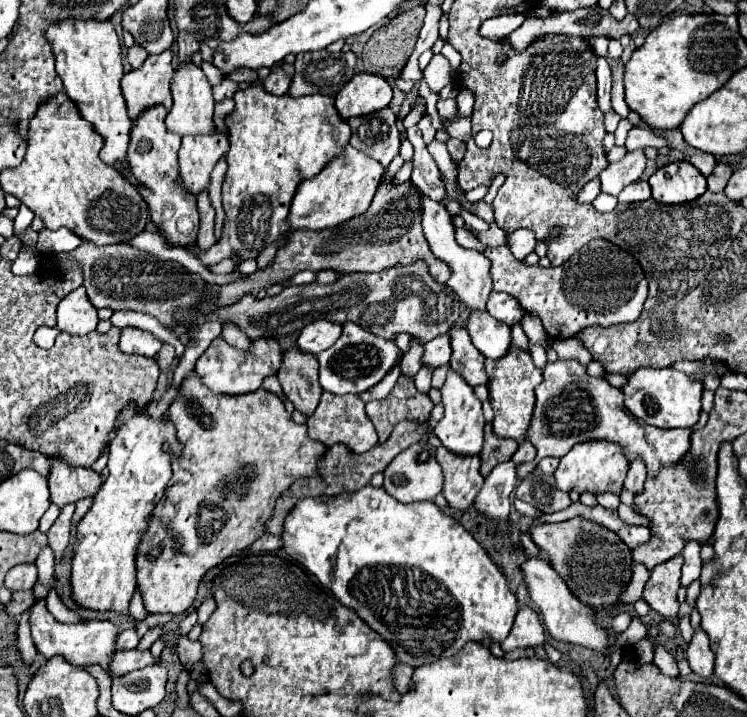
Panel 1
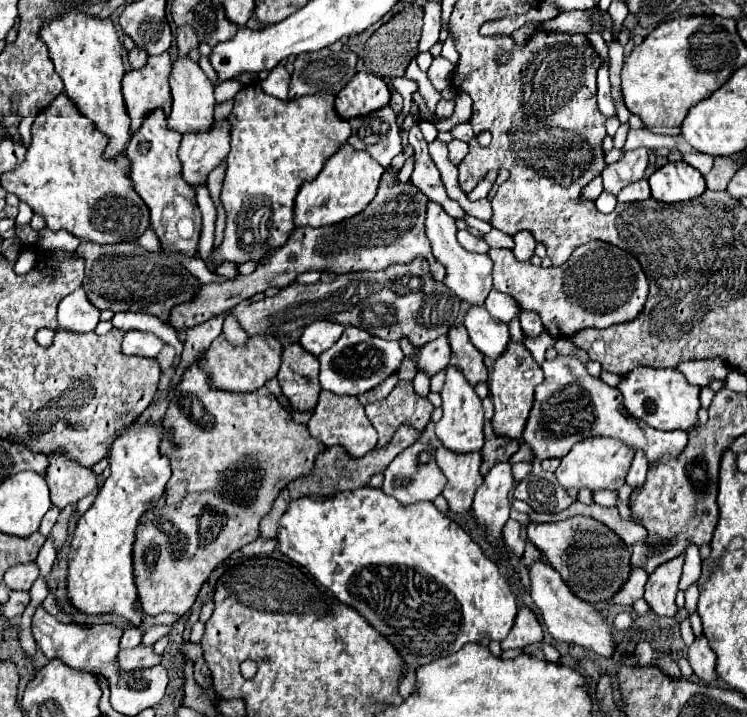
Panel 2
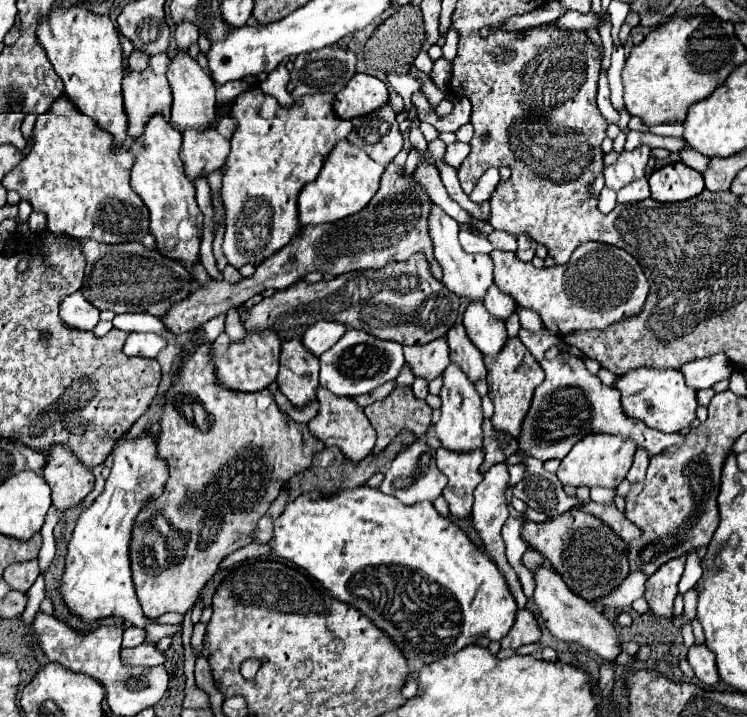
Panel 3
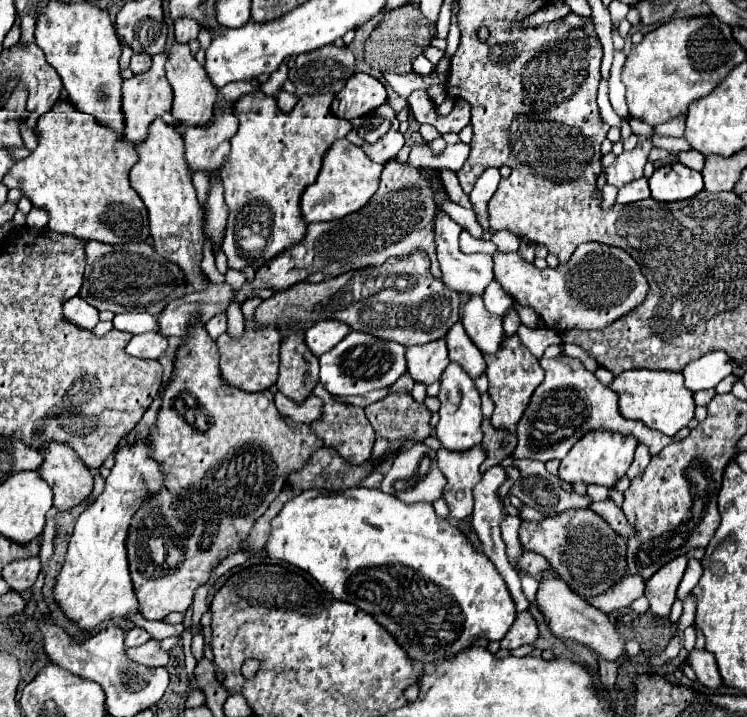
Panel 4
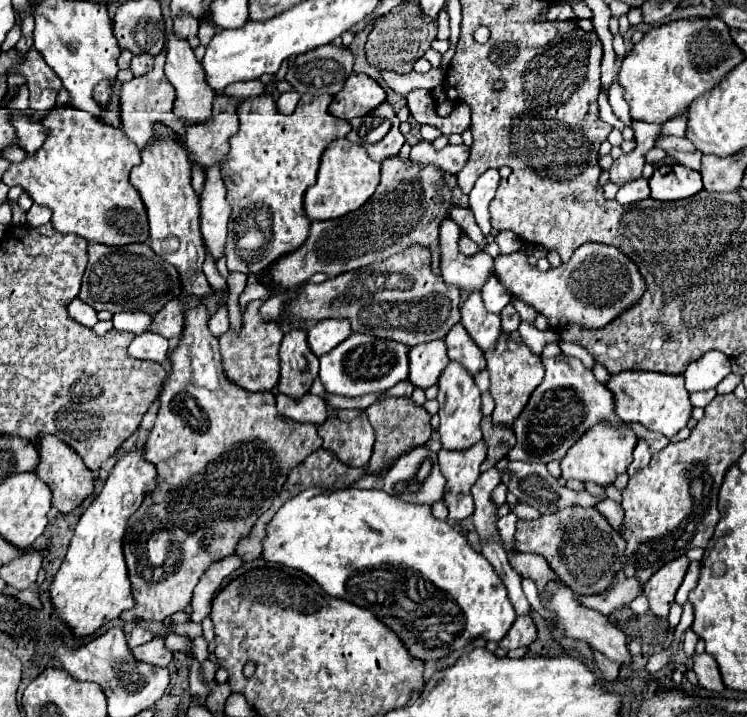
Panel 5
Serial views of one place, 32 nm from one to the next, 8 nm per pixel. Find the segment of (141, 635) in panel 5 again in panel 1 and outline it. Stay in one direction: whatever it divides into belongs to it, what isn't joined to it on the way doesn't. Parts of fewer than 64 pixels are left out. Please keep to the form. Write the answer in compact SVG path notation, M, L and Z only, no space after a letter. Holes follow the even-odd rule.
M132 628L132 630L120 632L116 646L118 646L120 650L132 650L132 648L138 646L138 642L140 642L140 636L138 636L138 632Z

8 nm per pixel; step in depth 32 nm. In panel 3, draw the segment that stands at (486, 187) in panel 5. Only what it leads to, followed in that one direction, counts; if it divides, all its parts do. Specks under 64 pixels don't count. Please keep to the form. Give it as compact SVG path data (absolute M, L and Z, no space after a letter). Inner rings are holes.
M488 168L488 170L482 174L482 178L476 182L476 186L474 186L472 194L470 194L470 200L476 202L476 204L482 204L482 202L490 200L490 196L492 196L492 192L496 190L498 182L500 182L498 168Z

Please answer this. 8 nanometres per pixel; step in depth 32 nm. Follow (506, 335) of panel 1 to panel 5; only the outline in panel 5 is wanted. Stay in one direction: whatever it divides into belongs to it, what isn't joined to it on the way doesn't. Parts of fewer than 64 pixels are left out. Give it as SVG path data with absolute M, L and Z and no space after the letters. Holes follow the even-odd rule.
M472 292L460 306L462 326L468 330L472 340L486 352L492 350L500 334L500 316L488 312L480 300L480 292Z

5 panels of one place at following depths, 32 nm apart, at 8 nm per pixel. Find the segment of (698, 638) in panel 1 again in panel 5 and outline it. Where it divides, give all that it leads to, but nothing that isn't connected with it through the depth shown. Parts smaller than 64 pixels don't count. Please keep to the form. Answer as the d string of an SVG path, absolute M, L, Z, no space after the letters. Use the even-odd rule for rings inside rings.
M706 652L694 654L694 672L696 672L702 688L706 688L710 692L724 692L726 690L720 670L718 670L718 664L710 654L706 654Z

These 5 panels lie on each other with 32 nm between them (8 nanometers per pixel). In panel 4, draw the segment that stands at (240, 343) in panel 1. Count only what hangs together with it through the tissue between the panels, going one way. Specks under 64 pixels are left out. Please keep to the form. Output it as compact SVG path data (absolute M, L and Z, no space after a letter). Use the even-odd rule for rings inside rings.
M230 304L228 310L228 334L232 336L240 336L242 334L242 328L244 328L244 316L242 316L242 310L240 310L240 304Z

